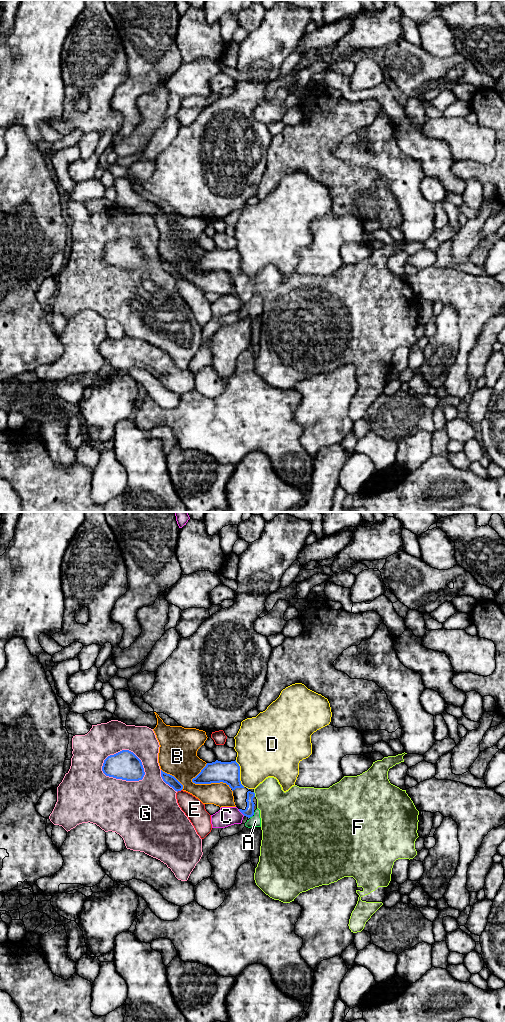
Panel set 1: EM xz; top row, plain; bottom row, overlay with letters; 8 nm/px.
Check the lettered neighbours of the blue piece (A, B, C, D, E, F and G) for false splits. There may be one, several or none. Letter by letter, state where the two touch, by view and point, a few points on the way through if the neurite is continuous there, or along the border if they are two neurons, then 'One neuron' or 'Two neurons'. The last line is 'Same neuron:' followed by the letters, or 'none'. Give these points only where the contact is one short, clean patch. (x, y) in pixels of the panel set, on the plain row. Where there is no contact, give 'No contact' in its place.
A: Touches blue at xz (252, 303). Two neurons
B: Touches blue at xz (211, 270). Two neurons
C: Touches blue at xz (241, 300). Boundary: xz (238, 297), (244, 303). Two neurons
D: Touches blue at xz (239, 261). Two neurons
E: Touches blue at xz (179, 278). Two neurons
F: Touches blue at xz (254, 282). Path across: xz (249, 299), (250, 286), (254, 282), (263, 282), (280, 299). One neuron
G: Touches blue at xz (124, 267). Two neurons
Same neuron: F

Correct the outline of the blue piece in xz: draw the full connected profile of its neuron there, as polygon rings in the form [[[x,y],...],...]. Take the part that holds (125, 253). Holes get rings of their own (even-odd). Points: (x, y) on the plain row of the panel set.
[[[129,238],[108,244],[104,248],[102,259],[106,264],[126,269],[139,269],[145,263],[141,248]]]

